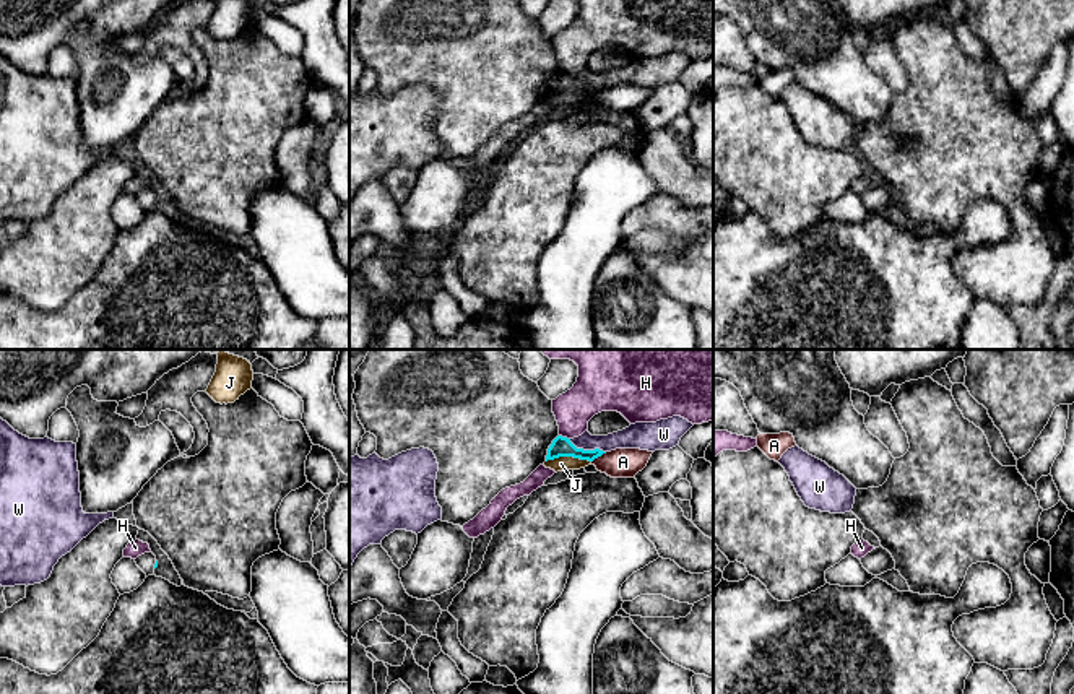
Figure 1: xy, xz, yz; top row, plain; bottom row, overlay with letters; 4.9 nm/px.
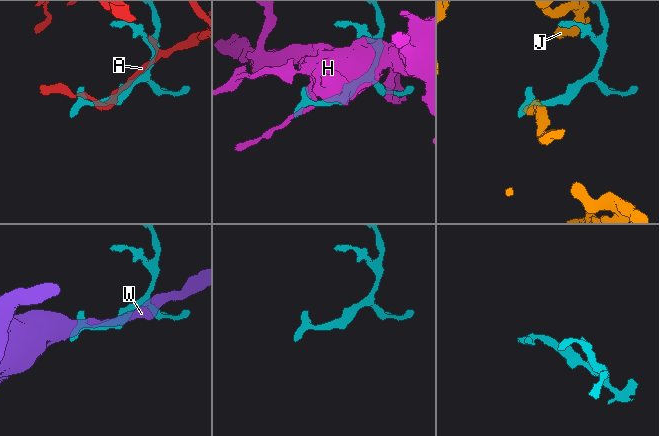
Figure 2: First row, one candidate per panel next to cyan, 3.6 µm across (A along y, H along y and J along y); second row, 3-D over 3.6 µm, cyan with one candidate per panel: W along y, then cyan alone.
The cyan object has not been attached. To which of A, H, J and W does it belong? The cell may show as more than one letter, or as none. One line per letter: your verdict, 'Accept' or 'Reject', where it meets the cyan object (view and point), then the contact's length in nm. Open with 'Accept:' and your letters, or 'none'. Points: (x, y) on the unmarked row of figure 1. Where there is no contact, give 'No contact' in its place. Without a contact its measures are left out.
Accept: none
A: Reject. Touches cyan at xz (598, 91). Shared border 90 nm
H: Reject. Touches cyan at xz (564, 73). Shared border 60 nm
J: Reject. Touches cyan at xz (567, 91). Shared border 220 nm
W: Reject. Touches cyan at xz (587, 86). Shared border 200 nm

